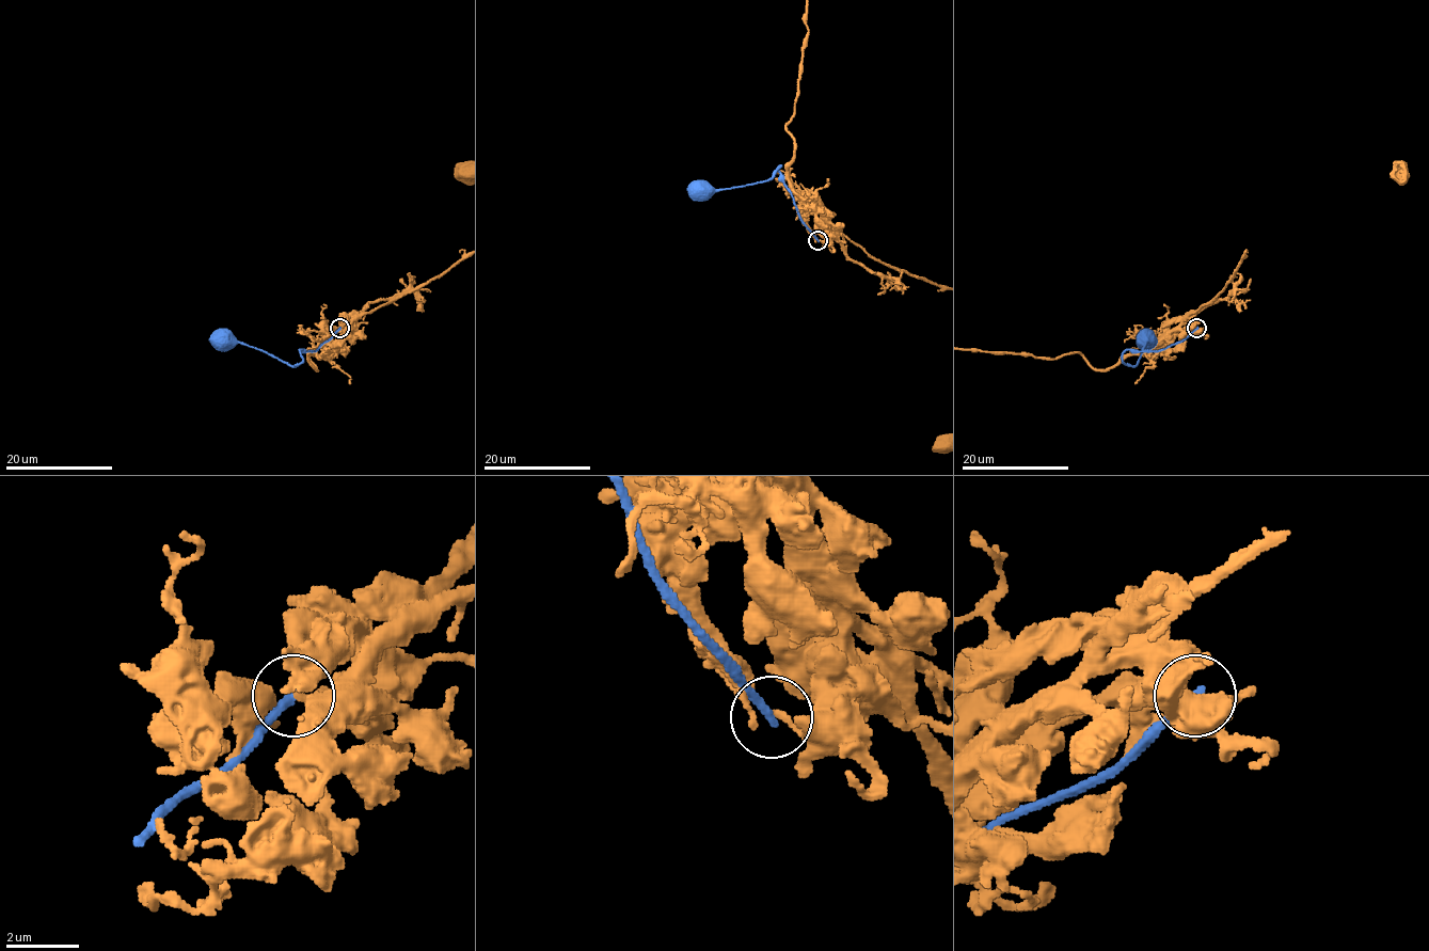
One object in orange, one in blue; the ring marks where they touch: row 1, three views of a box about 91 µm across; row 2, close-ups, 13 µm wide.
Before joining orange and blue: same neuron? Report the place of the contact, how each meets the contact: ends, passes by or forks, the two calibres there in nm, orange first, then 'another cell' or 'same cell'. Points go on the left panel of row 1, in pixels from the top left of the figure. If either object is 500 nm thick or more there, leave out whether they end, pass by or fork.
at (339, 328); orange passes by; blue ends there; 130 nm thick on the orange side, 280 nm on the other; another cell

